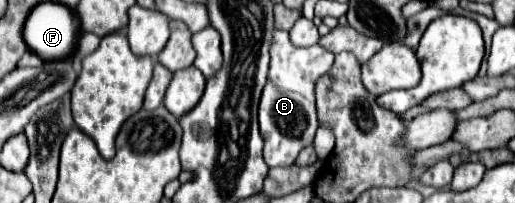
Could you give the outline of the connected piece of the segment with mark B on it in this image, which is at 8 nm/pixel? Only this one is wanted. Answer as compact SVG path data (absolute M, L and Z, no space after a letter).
M275 31L271 45L271 67L267 85L259 103L259 127L265 141L263 157L269 167L287 167L295 163L299 151L313 143L315 131L319 127L317 107L315 107L315 85L327 69L333 67L335 55L321 45L315 47L295 47L289 41L287 31Z

